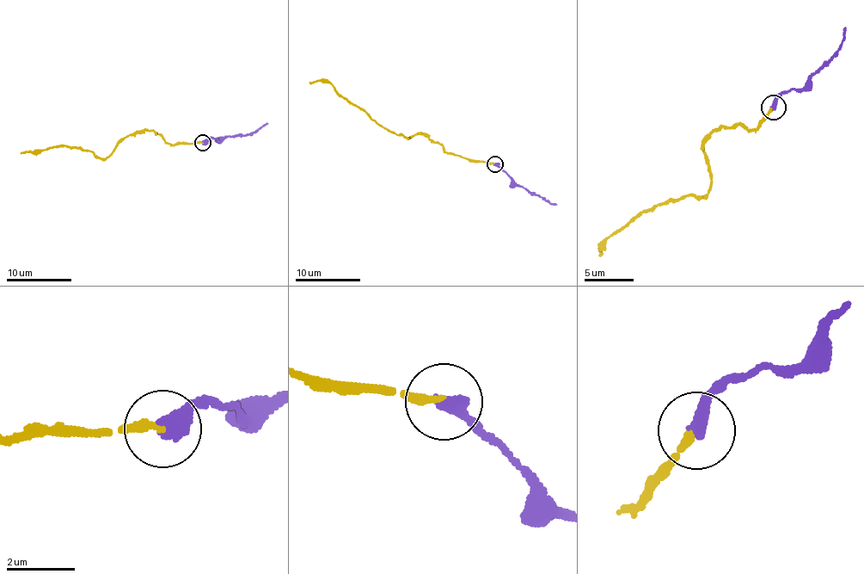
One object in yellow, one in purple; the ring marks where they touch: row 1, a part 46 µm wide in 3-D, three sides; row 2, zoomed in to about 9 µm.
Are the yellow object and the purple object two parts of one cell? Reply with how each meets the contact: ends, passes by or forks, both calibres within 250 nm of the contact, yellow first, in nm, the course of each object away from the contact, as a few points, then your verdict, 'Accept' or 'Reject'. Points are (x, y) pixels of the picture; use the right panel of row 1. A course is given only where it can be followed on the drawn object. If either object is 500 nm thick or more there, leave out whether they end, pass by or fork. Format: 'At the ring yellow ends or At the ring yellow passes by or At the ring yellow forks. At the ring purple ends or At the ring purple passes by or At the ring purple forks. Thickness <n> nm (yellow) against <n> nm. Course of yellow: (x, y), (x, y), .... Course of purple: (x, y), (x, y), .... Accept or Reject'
At the ring yellow ends. At the ring purple ends. Thickness 240 nm (yellow) against 480 nm. Course of yellow: (774, 108), (753, 131), (723, 127), (701, 144), (711, 181), (701, 198), (641, 213), (606, 240), (600, 256). Course of purple: (774, 108), (781, 95), (806, 83), (836, 56), (846, 27). Reject

